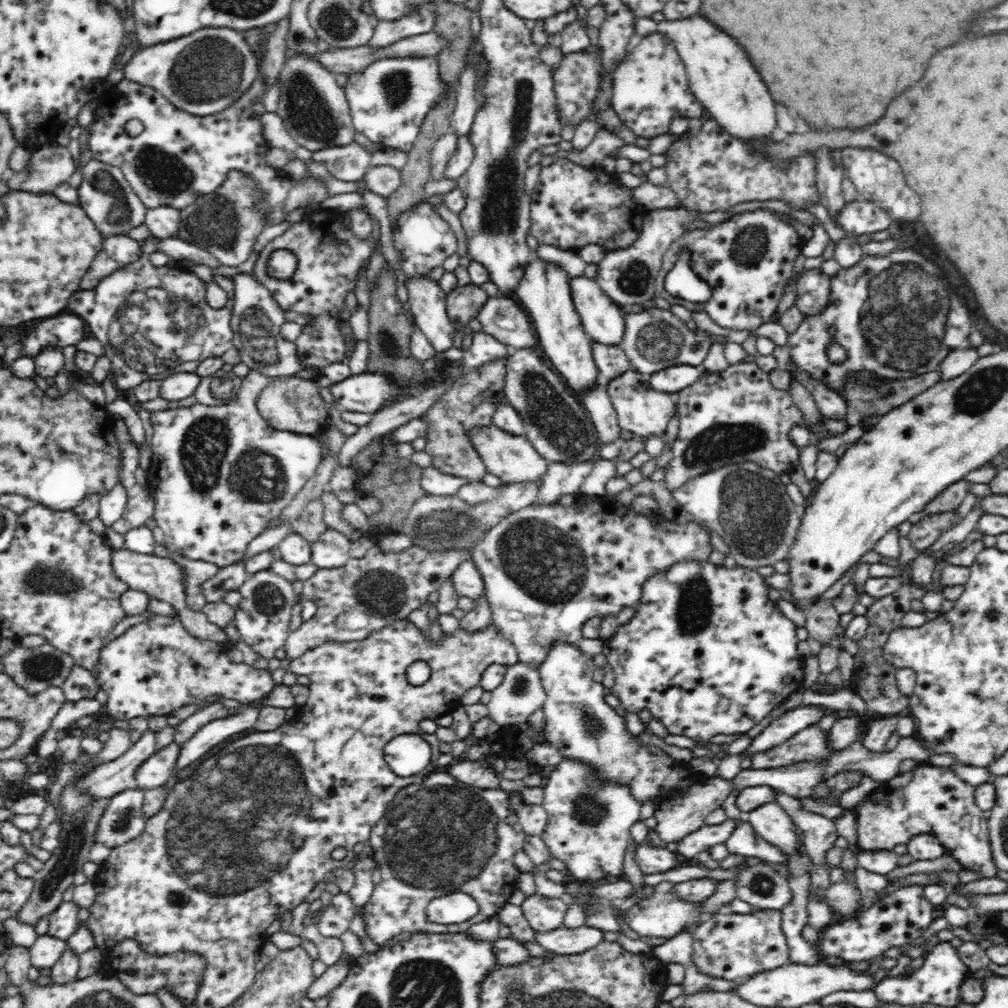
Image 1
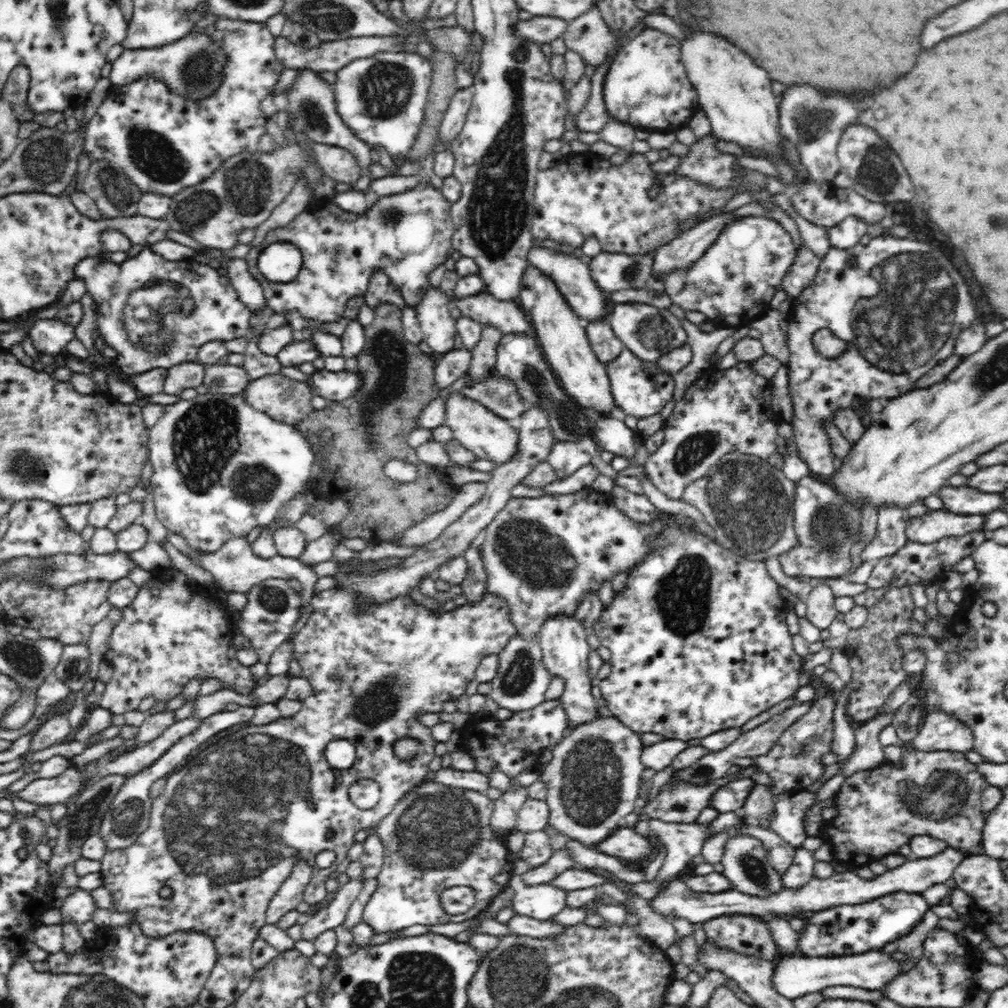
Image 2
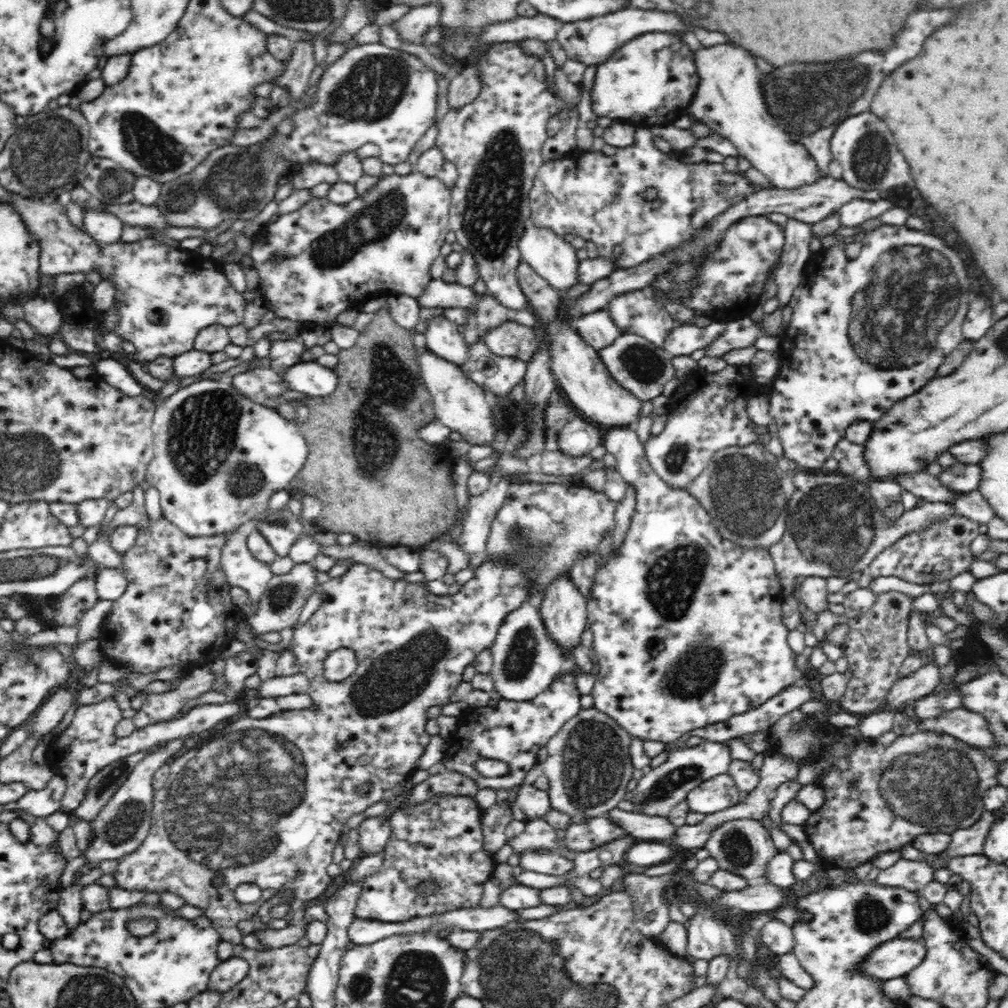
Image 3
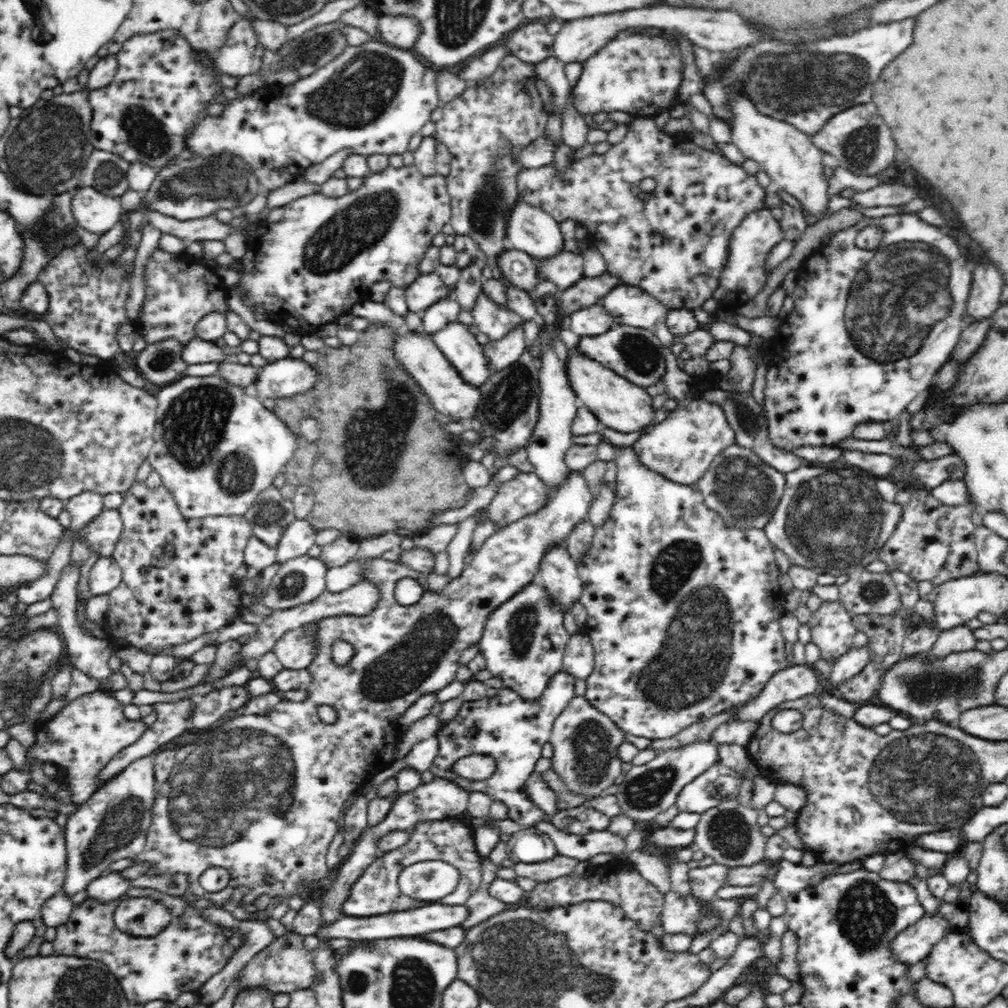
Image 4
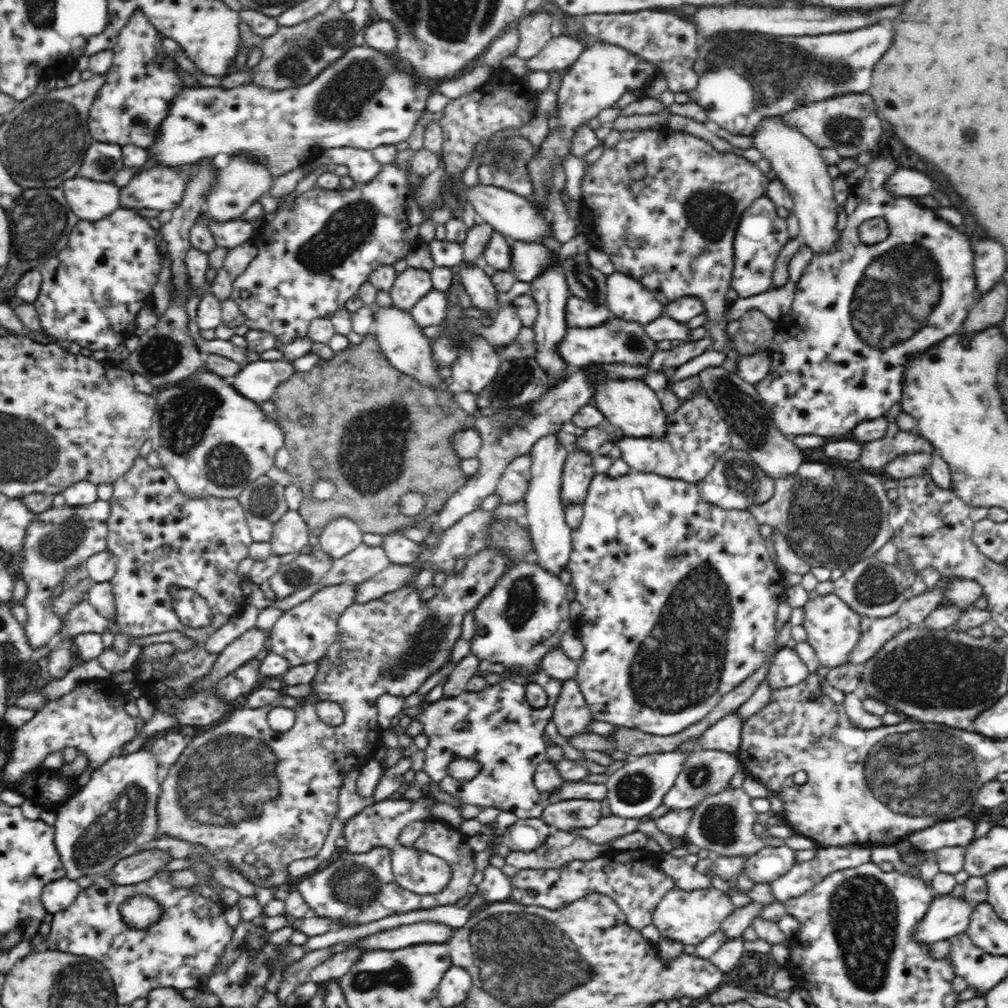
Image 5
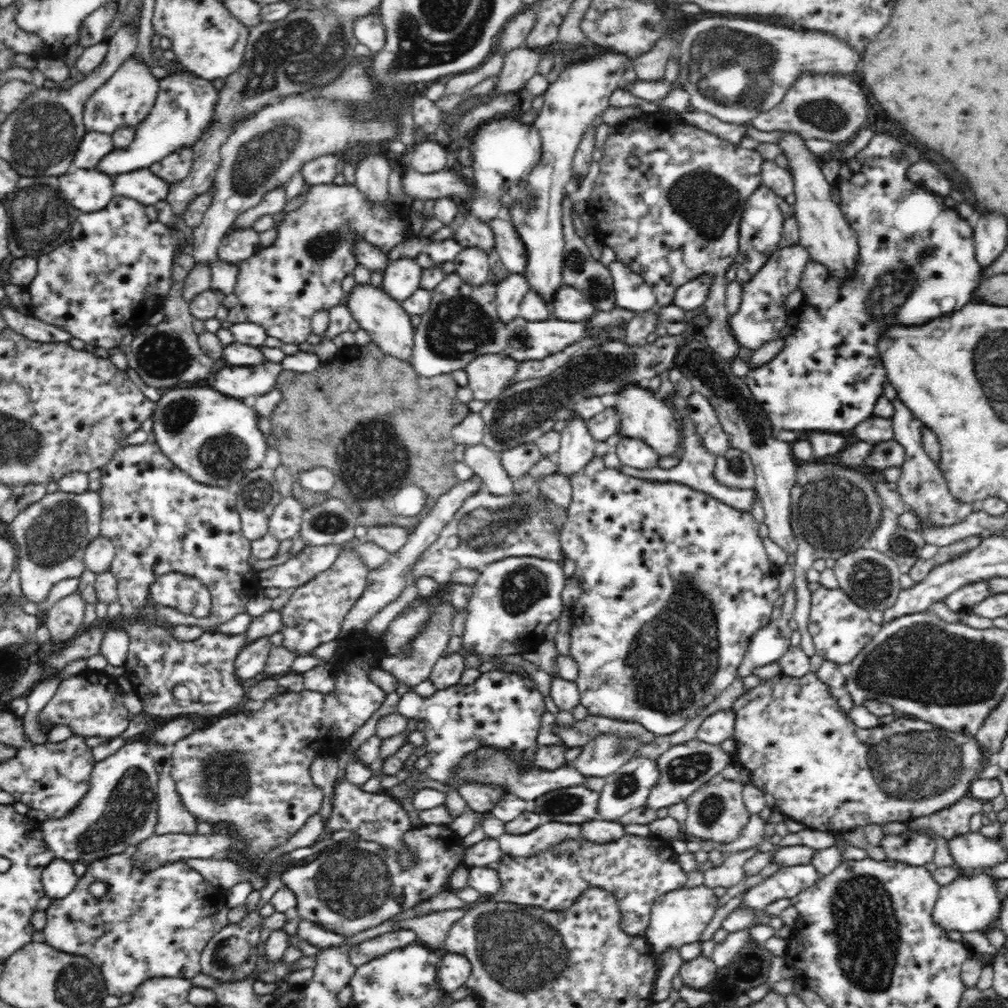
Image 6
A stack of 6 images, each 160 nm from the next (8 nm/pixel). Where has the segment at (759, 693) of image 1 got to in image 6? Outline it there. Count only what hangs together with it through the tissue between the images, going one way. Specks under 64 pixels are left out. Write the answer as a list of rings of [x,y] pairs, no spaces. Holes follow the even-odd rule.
[[[594,456],[582,468],[580,471],[576,471],[575,474],[570,476],[571,486],[571,503],[567,508],[567,517],[565,525],[562,526],[562,550],[565,556],[569,558],[575,565],[575,578],[582,589],[582,594],[579,600],[574,604],[572,609],[572,621],[573,628],[571,630],[570,638],[570,653],[572,659],[578,663],[579,673],[575,680],[578,692],[580,693],[581,704],[588,709],[588,713],[594,716],[600,716],[604,718],[610,718],[613,720],[620,720],[620,722],[638,722],[641,726],[648,729],[648,731],[655,735],[664,736],[664,734],[674,734],[681,728],[684,728],[692,718],[702,718],[702,714],[706,714],[706,707],[716,700],[716,696],[720,696],[737,677],[738,666],[742,664],[746,650],[748,649],[751,637],[768,625],[771,622],[771,615],[774,610],[774,603],[781,596],[779,590],[778,577],[773,576],[770,571],[771,562],[768,560],[764,545],[762,544],[762,538],[758,535],[759,525],[756,523],[751,513],[748,511],[742,511],[735,509],[733,506],[726,504],[706,493],[694,490],[690,486],[683,485],[678,482],[656,482],[648,479],[640,479],[633,476],[628,476],[618,469],[606,468],[606,470],[600,470],[600,456]]]

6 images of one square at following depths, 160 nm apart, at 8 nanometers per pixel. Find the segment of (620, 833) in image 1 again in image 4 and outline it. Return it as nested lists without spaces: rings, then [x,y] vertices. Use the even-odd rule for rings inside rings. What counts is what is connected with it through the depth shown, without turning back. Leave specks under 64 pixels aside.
[[[571,696],[570,703],[556,718],[551,730],[550,744],[553,746],[551,768],[563,780],[564,790],[584,794],[582,798],[598,798],[606,788],[618,782],[623,775],[622,760],[618,757],[618,746],[624,742],[624,731],[606,714],[599,713],[584,696]]]

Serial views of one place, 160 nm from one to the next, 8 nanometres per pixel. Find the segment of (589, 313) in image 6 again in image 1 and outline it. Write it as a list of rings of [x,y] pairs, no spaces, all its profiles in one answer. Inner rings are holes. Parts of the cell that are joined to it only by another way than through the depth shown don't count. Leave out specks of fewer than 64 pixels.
[[[599,342],[591,344],[593,359],[598,371],[600,371],[601,381],[608,382],[626,370],[632,370],[630,359],[620,346],[606,346]]]

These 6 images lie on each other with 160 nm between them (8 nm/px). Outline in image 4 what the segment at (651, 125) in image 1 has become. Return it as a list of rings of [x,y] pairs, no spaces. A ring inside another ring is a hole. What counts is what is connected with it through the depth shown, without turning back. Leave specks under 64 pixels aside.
[[[622,34],[618,38],[611,39],[599,48],[590,58],[582,62],[582,74],[572,87],[572,107],[576,113],[586,116],[600,112],[622,112],[632,114],[635,117],[653,118],[663,110],[670,111],[678,102],[677,92],[682,82],[682,60],[679,58],[673,42],[669,42],[663,36],[645,36],[642,34]]]

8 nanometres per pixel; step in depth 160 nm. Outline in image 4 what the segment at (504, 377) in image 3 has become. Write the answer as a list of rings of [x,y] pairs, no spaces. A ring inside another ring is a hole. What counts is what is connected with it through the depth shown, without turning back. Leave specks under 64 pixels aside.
[[[523,325],[516,326],[512,332],[502,336],[502,340],[490,340],[483,345],[493,374],[502,373],[506,368],[512,367],[526,350]]]

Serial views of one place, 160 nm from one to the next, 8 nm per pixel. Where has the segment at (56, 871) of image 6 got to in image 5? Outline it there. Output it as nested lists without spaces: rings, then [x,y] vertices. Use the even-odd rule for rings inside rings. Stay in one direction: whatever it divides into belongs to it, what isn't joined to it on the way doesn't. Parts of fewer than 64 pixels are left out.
[[[64,876],[64,878],[52,880],[44,886],[41,901],[46,912],[54,915],[56,911],[70,906],[80,891],[81,888],[75,880],[70,880]]]

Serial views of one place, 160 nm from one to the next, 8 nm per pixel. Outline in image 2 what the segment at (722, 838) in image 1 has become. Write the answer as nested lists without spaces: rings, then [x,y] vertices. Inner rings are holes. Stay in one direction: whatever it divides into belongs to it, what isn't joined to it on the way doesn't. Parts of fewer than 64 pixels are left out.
[[[651,817],[649,821],[639,820],[634,830],[638,834],[645,836],[646,839],[652,842],[652,844],[662,844],[662,846],[666,847],[666,859],[655,878],[651,881],[630,884],[624,883],[624,881],[621,880],[613,879],[613,883],[620,888],[620,890],[629,890],[629,892],[633,892],[633,894],[639,895],[649,901],[652,900],[660,892],[660,889],[664,885],[667,885],[672,878],[678,878],[678,874],[688,866],[688,862],[690,862],[690,860],[692,861],[694,856],[702,853],[703,844],[706,842],[708,836],[710,836],[707,824],[662,822],[661,820],[656,820]]]

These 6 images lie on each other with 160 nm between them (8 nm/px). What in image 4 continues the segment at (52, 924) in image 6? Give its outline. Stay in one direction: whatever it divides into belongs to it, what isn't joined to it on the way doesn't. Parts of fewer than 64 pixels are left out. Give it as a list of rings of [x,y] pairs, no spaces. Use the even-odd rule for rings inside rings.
[[[130,888],[125,894],[122,894],[120,898],[114,898],[114,899],[108,899],[107,901],[100,901],[97,897],[88,897],[85,901],[80,903],[79,905],[75,905],[73,908],[73,911],[71,912],[70,918],[67,920],[66,923],[62,923],[62,926],[58,926],[56,937],[53,940],[53,948],[54,948],[54,955],[76,955],[78,958],[92,958],[92,959],[98,959],[100,962],[103,962],[108,969],[110,969],[110,972],[114,974],[114,976],[118,979],[118,982],[120,986],[122,987],[124,995],[126,995],[126,1000],[128,1000],[128,1004],[146,1004],[146,1002],[152,1002],[152,1000],[176,1000],[182,992],[195,992],[198,989],[201,988],[202,985],[205,984],[205,982],[214,976],[214,974],[218,974],[222,968],[224,968],[225,964],[230,960],[230,958],[233,957],[233,954],[235,953],[230,947],[228,943],[228,935],[224,936],[224,928],[220,925],[216,925],[215,923],[212,923],[211,921],[204,920],[200,914],[198,914],[198,910],[196,908],[192,908],[186,900],[184,900],[183,896],[168,896],[168,894],[160,892],[159,890],[156,890],[154,888],[139,888],[137,891]],[[138,895],[140,898],[142,896],[148,896],[152,899],[157,900],[158,902],[161,902],[166,906],[166,908],[169,908],[171,911],[171,922],[169,926],[160,934],[157,934],[156,936],[152,937],[142,937],[142,936],[130,936],[128,933],[122,932],[114,922],[114,910],[116,910],[116,907],[122,900],[130,899],[132,896]]]

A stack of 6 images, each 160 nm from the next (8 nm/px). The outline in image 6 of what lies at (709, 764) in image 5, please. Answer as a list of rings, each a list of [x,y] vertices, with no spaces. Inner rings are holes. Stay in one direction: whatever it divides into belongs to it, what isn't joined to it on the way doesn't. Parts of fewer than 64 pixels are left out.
[[[697,738],[686,743],[674,745],[655,761],[657,779],[654,786],[650,788],[650,794],[646,798],[646,806],[658,810],[668,808],[672,804],[678,804],[686,799],[696,787],[699,787],[712,775],[731,769],[735,756],[725,752],[720,745],[712,745]]]

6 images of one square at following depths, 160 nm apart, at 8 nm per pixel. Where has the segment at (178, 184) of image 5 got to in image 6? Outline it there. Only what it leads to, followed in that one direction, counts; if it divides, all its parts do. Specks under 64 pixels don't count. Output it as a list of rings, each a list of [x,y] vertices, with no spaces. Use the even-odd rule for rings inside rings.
[[[149,168],[112,177],[114,195],[137,199],[145,206],[167,200],[170,184],[152,174]]]

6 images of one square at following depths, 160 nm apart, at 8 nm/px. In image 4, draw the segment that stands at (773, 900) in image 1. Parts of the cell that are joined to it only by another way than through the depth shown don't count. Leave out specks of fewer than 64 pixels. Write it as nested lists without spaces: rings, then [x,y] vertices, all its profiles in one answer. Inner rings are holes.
[[[726,798],[718,806],[700,814],[694,828],[694,850],[700,850],[715,862],[734,868],[745,864],[758,864],[765,860],[767,836],[760,831],[757,823],[758,814],[753,808],[740,805],[736,798]]]

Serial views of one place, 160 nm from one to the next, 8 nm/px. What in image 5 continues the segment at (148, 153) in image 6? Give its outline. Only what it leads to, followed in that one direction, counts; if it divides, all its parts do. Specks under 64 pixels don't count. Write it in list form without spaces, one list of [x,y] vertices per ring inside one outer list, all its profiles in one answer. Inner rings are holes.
[[[355,46],[346,51],[346,54],[341,56],[341,60],[334,65],[330,65],[328,69],[322,73],[318,73],[318,76],[314,78],[304,86],[298,86],[298,88],[288,88],[280,91],[272,91],[268,89],[261,89],[258,86],[252,86],[243,84],[237,88],[223,87],[219,88],[180,88],[176,91],[174,98],[170,100],[170,106],[166,118],[158,126],[158,132],[156,132],[156,138],[154,142],[148,148],[150,150],[150,156],[166,167],[178,167],[183,168],[192,166],[194,163],[198,163],[203,159],[214,159],[219,154],[226,154],[231,156],[232,152],[238,151],[250,151],[254,152],[254,155],[261,156],[261,160],[269,164],[271,172],[275,179],[289,174],[292,170],[299,169],[304,164],[310,162],[313,156],[318,156],[321,152],[327,149],[343,148],[343,146],[352,146],[354,149],[370,150],[374,151],[378,146],[384,145],[397,145],[400,142],[408,141],[412,132],[416,127],[417,122],[422,118],[422,115],[426,112],[426,104],[429,96],[435,90],[431,88],[427,90],[426,86],[418,85],[418,81],[414,81],[414,77],[410,77],[410,74],[402,72],[400,69],[394,68],[394,61],[390,61],[390,55],[388,53],[380,52],[370,47]]]

